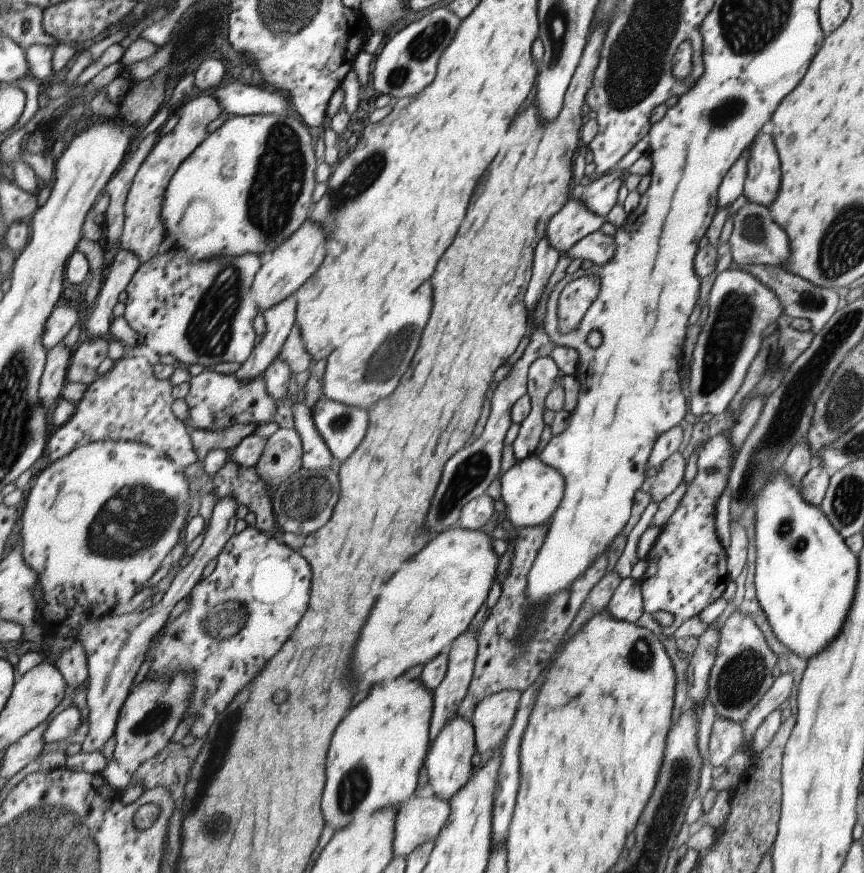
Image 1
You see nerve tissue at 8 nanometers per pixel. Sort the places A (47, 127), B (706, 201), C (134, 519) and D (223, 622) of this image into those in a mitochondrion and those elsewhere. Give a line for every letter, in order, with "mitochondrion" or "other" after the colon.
A: other
B: other
C: mitochondrion
D: mitochondrion

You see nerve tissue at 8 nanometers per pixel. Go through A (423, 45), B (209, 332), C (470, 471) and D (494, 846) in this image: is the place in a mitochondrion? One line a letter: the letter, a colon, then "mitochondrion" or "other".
A: mitochondrion
B: mitochondrion
C: mitochondrion
D: other

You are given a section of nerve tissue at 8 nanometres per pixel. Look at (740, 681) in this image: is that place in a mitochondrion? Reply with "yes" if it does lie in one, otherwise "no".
yes

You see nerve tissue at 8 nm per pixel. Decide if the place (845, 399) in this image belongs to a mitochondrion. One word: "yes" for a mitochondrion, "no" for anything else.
yes

